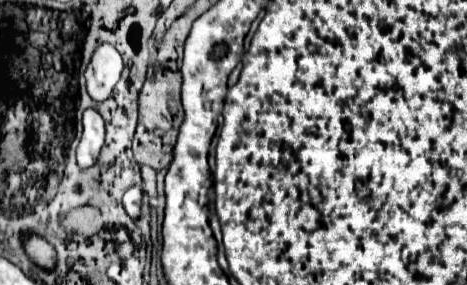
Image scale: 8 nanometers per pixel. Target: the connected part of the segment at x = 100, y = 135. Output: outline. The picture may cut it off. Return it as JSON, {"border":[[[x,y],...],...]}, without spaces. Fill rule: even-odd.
{"border":[[[88,108],[84,112],[82,122],[84,122],[84,132],[76,156],[78,156],[78,166],[88,168],[98,160],[100,148],[104,146],[104,120],[96,108]]]}

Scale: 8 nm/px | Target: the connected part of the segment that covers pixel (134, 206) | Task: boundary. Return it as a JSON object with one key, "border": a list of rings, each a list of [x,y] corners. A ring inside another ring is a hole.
{"border":[[[132,186],[124,194],[124,208],[126,208],[128,216],[136,218],[140,214],[140,198],[142,198],[142,186]]]}

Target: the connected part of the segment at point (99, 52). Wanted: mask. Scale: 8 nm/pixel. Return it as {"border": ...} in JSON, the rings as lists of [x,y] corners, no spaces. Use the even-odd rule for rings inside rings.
{"border":[[[100,44],[92,58],[90,64],[86,68],[86,86],[88,86],[88,94],[94,100],[106,100],[112,92],[112,88],[116,86],[116,82],[120,80],[122,74],[122,56],[116,50],[116,46],[112,44]]]}

